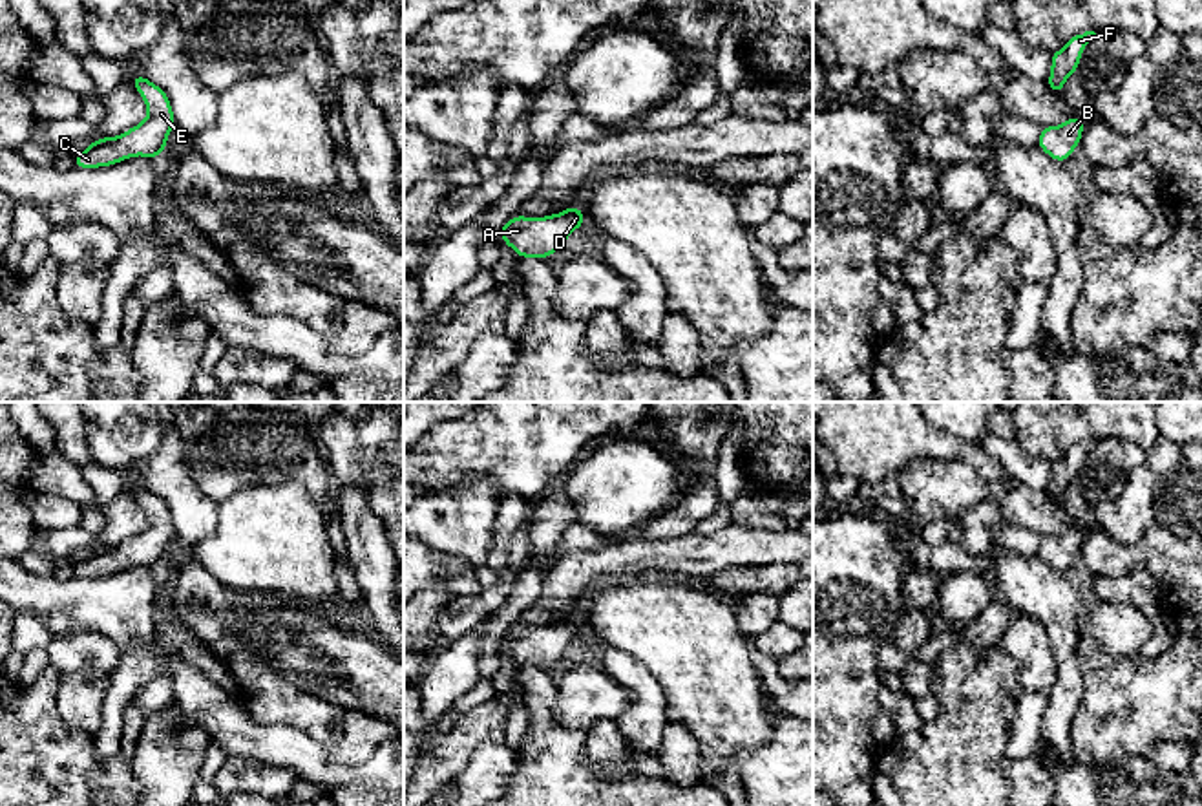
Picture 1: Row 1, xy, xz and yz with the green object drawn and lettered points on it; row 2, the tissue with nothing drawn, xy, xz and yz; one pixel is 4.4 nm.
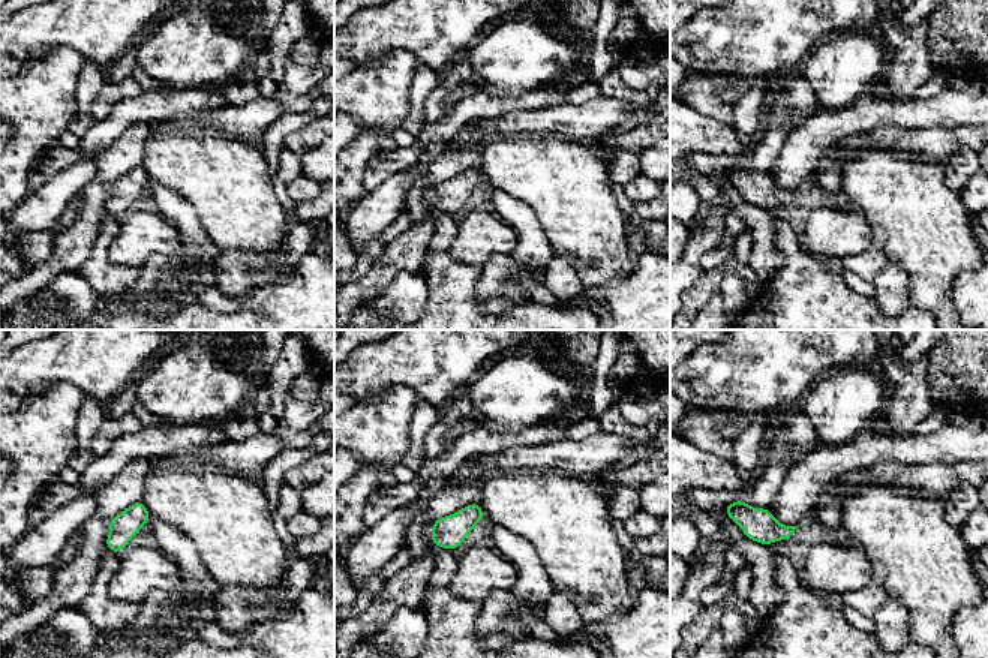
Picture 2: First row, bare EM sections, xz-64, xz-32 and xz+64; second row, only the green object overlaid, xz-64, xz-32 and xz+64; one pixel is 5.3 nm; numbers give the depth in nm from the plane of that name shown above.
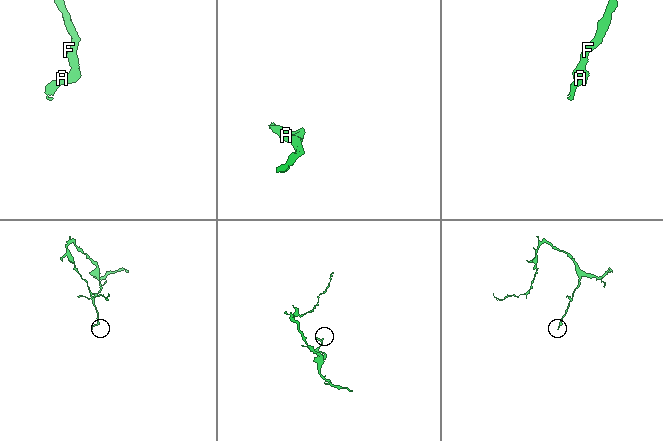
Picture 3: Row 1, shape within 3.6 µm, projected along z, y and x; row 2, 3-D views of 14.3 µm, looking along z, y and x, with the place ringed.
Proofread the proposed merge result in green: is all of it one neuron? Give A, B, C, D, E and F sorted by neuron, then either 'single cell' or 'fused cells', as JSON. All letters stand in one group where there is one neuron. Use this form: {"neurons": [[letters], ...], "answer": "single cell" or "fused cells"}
{"neurons": [["A", "B", "C", "D", "E", "F"]], "answer": "single cell"}

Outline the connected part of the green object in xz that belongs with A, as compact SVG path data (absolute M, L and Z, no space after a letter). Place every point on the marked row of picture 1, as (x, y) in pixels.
M570 207L561 214L544 217L524 217L517 214L504 227L499 227L499 230L501 239L513 249L519 258L544 260L557 252L568 236L585 223L581 207Z

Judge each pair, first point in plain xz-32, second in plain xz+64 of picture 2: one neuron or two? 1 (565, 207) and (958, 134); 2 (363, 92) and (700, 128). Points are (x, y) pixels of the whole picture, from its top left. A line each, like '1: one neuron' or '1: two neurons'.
1: two neurons
2: two neurons

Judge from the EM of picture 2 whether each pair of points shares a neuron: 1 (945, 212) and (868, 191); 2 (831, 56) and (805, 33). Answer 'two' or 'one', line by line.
1: one
2: two

